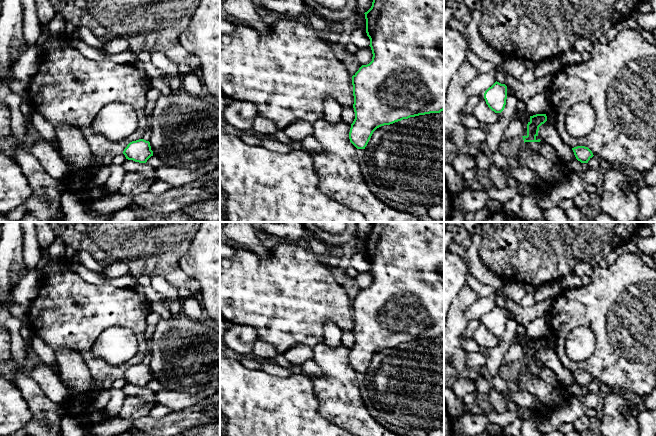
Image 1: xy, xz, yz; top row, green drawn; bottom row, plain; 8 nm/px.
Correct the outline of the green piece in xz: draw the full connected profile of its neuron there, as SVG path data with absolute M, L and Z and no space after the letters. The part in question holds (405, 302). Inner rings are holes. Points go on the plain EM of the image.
M373 222L371 232L364 238L373 281L369 288L362 289L352 300L355 343L351 348L349 363L357 373L365 373L373 356L381 350L444 334L444 222Z

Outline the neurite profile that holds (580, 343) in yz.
M576 327L567 336L565 352L569 359L582 362L595 350L596 338L588 327Z

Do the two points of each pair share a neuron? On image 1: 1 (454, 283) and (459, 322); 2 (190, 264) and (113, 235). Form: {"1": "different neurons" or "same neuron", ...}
{"1": "different neurons", "2": "different neurons"}

